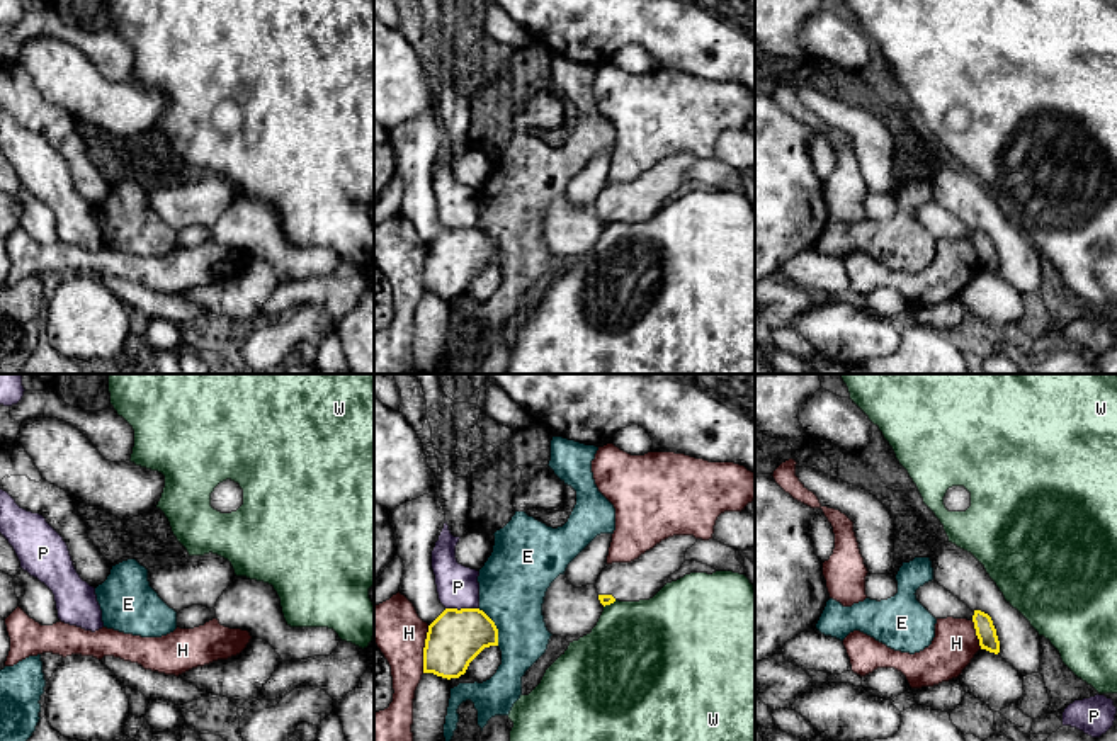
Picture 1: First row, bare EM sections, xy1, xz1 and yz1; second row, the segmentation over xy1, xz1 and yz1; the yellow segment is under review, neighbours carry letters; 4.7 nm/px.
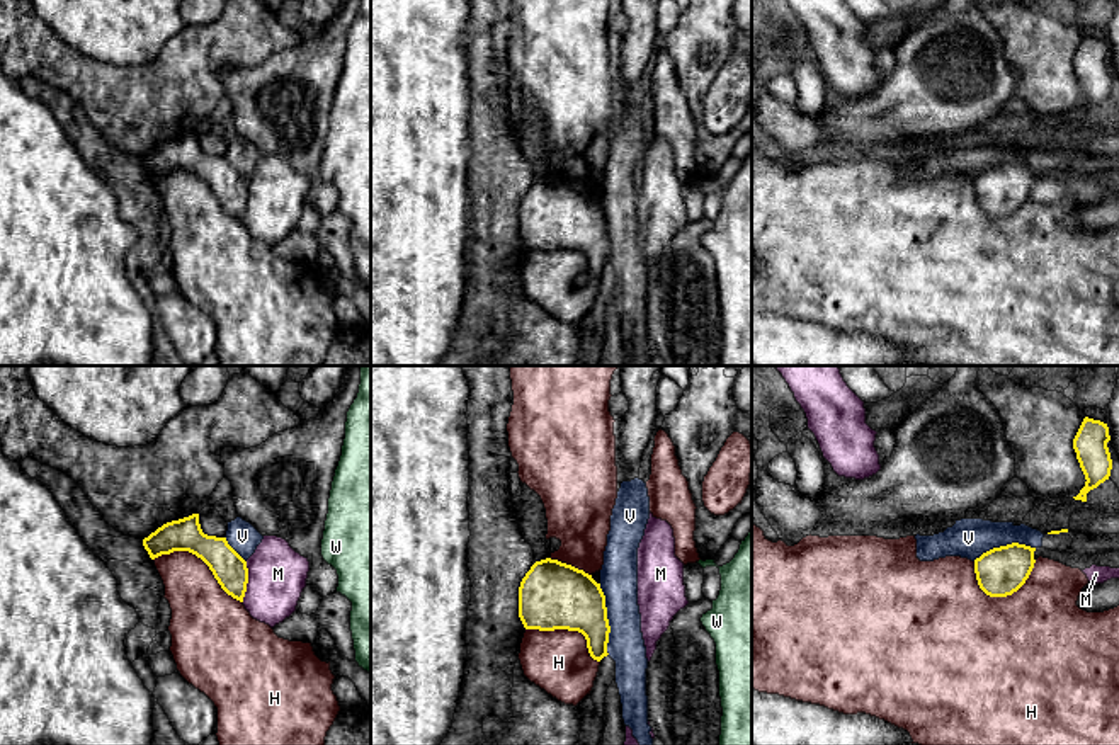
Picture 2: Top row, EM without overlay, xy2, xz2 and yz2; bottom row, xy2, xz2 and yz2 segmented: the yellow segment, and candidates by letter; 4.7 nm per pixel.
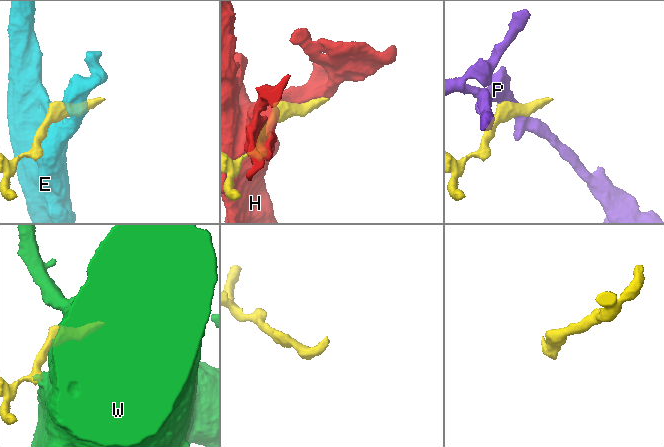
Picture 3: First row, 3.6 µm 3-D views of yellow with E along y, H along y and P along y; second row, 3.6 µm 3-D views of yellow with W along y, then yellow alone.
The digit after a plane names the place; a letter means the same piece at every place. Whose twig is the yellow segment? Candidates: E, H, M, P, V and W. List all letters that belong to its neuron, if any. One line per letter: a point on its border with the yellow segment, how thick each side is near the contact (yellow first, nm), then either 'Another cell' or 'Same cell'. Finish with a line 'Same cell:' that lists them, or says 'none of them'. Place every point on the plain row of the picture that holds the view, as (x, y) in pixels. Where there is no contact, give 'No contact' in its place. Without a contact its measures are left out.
E: Touches yellow at xz1 (495, 245). Thickness 260 nm (yellow) against 320 nm. Another cell
H: Touches yellow at xy2 (201, 177). Thickness 160 nm (yellow) against 280 nm. Another cell
M: Touches yellow at xy2 (247, 201). Thickness 160 nm (yellow) against 280 nm. Another cell
P: Touches yellow at xz1 (463, 228). Thickness 260 nm (yellow) against 200 nm. Another cell
V: Touches yellow at xz2 (607, 238). Thickness 300 nm (yellow) against 180 nm. Another cell
W: Touches yellow at xz1 (609, 223). Thickness 50 nm (yellow) against 440 nm. Another cell
Same cell: none of them

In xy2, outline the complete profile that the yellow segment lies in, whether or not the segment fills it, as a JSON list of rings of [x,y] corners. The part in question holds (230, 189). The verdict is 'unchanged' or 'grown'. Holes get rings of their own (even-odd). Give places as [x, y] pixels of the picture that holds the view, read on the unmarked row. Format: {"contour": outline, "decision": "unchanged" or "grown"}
{"contour": [[[199,133],[163,143],[143,158],[143,165],[151,179],[173,170],[196,173],[209,185],[221,208],[243,221],[248,202],[247,180],[228,163],[226,156],[204,153]]], "decision": "unchanged"}

